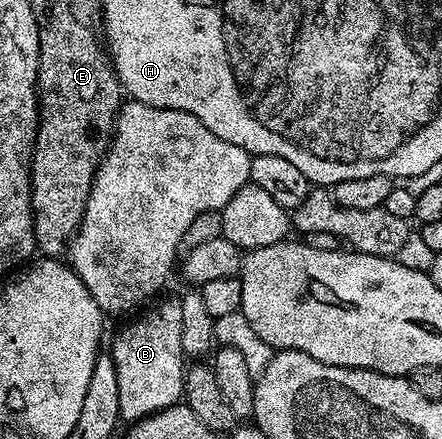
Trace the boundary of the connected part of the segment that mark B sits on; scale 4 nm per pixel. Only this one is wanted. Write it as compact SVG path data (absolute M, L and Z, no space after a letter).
M175 296L152 308L147 307L146 312L117 334L112 344L110 355L116 366L123 421L137 422L160 409L170 408L179 403L185 393L186 355L182 346L181 304L181 299Z

